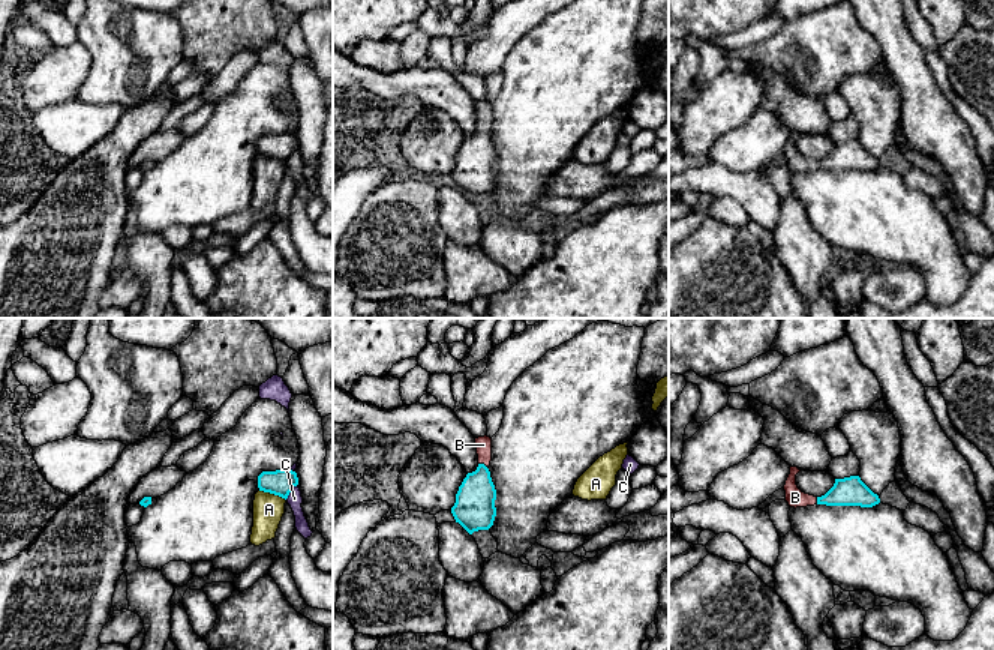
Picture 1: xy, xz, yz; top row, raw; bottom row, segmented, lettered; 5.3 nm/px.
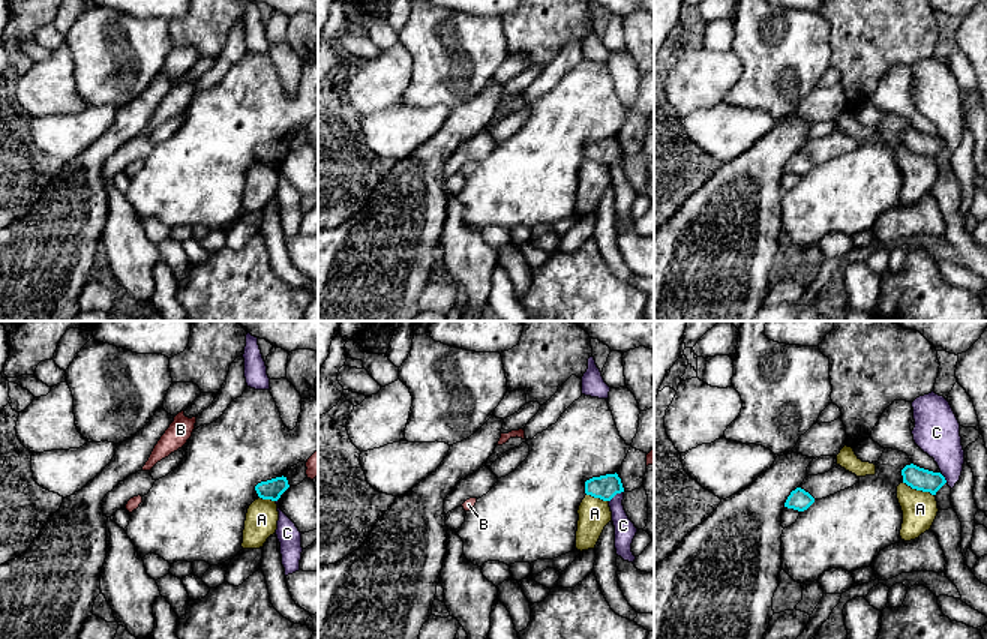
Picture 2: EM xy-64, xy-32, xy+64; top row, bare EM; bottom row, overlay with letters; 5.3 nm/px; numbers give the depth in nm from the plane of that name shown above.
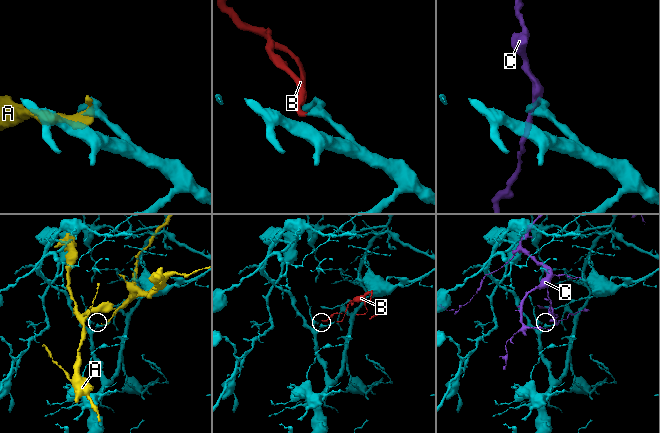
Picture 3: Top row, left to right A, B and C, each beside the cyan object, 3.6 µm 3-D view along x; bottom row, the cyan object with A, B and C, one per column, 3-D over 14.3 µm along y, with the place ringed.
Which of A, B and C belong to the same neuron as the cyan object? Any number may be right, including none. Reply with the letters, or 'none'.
B

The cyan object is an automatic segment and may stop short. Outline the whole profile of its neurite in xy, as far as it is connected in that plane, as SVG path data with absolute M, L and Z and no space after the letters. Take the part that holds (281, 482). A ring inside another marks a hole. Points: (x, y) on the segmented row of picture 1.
M292 470L262 471L258 476L259 491L288 498L294 486L298 485L297 473Z

